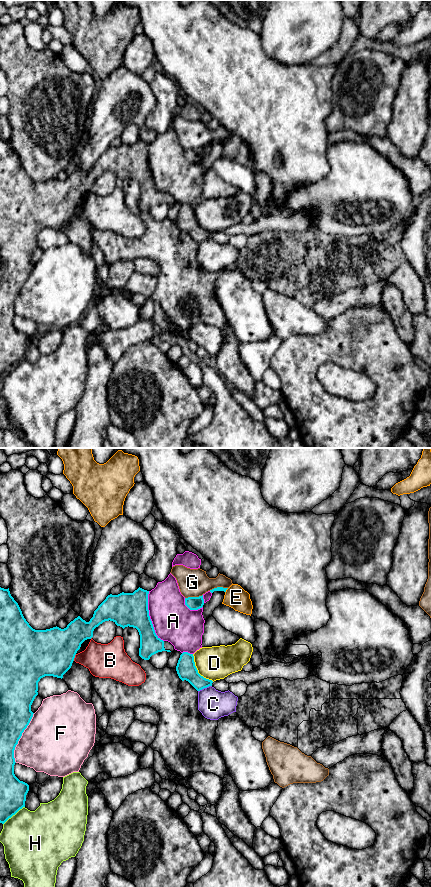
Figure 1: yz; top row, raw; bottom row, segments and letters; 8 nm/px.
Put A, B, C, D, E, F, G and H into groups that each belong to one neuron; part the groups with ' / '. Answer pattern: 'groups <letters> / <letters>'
groups A / B / C E / D / F / G / H

